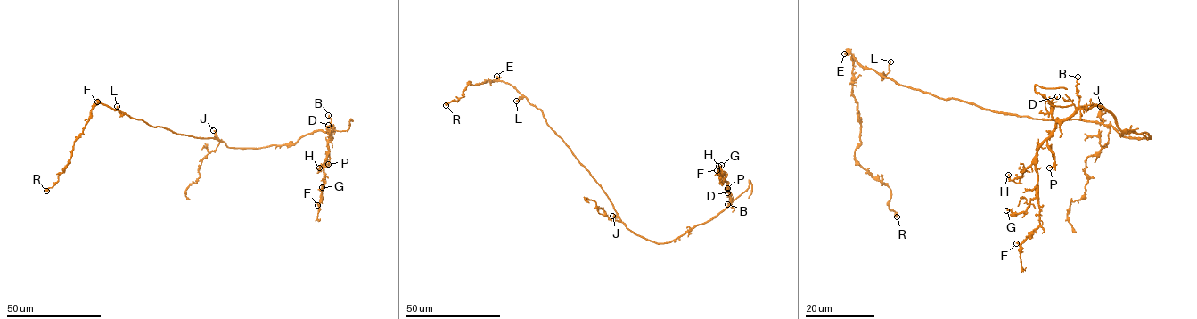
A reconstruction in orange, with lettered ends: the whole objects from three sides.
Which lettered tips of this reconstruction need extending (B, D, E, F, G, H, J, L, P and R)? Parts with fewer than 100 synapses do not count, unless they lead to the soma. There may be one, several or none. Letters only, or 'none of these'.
none of these

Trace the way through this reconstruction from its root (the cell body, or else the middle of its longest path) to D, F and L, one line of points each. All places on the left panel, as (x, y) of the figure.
D: (203, 138), (217, 139), (228, 147), (262, 148), (294, 144), (318, 130), (330, 132), (331, 138), (328, 125)
F: (203, 138), (217, 139), (228, 147), (262, 148), (294, 144), (314, 131), (330, 132), (323, 186), (317, 205)
L: (203, 138), (151, 126), (140, 119), (121, 115), (117, 106)

